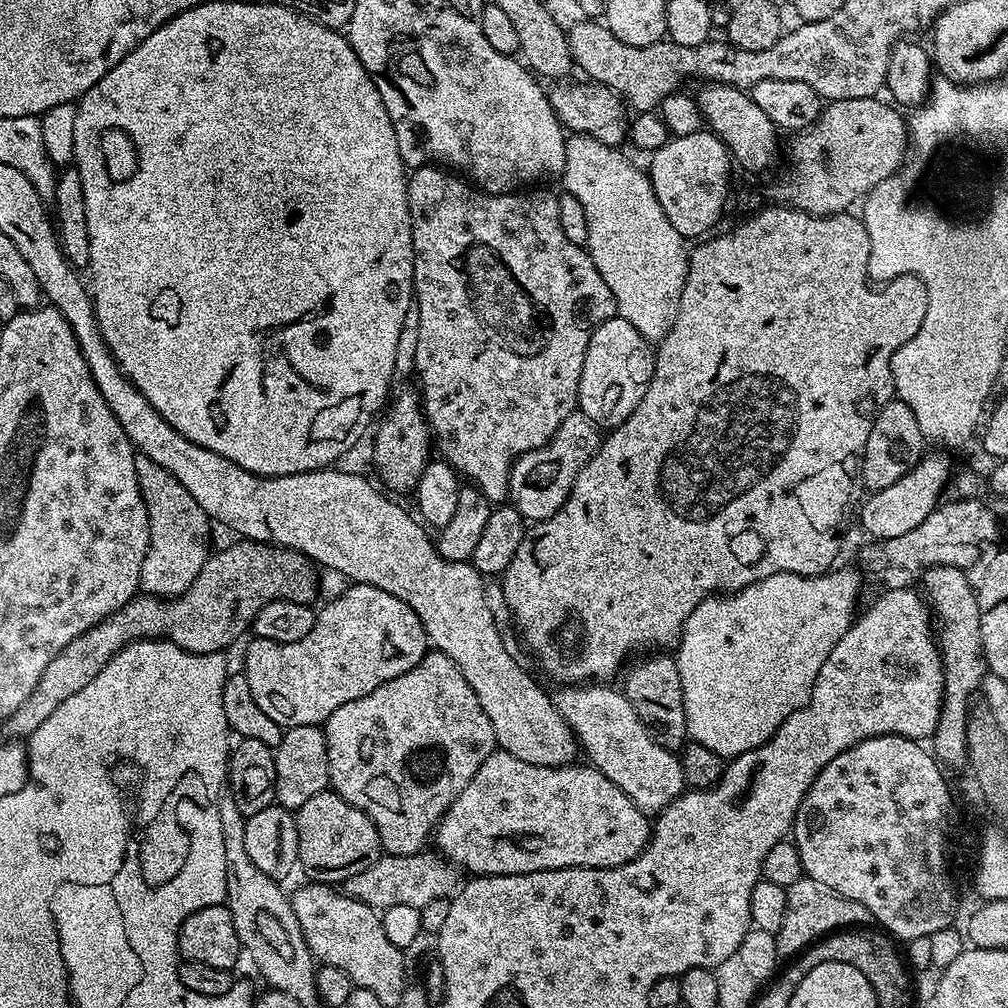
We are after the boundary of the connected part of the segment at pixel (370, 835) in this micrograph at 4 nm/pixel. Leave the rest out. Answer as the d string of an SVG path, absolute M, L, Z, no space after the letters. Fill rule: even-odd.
M337 792L314 794L314 798L295 809L294 815L298 826L298 864L313 884L343 885L344 880L373 866L382 855L378 832L370 818Z

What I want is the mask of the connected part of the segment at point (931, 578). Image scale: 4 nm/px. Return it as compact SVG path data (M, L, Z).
M950 566L926 568L922 573L924 579L922 596L929 609L934 610L938 617L938 647L940 661L944 664L944 697L938 714L938 726L930 737L930 748L937 761L945 765L960 763L963 765L967 761L968 713L974 707L972 695L977 695L981 691L986 673L980 633L980 603L976 597L973 581L972 584L968 581L968 575L965 569Z

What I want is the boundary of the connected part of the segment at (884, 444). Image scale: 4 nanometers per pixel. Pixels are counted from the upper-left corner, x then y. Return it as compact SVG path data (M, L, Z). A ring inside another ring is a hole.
M898 398L890 399L877 410L870 426L870 438L866 438L864 460L860 464L860 483L869 493L886 490L886 486L894 486L898 478L906 475L925 452L926 441L914 410Z

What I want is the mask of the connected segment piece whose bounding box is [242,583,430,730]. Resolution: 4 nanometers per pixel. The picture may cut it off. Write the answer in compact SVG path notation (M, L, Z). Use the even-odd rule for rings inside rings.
M357 583L348 586L341 596L334 597L324 609L321 607L317 611L314 630L310 630L306 638L285 644L259 638L253 641L244 652L242 671L250 682L254 702L258 702L258 706L285 730L294 726L323 725L338 706L346 706L346 702L370 694L378 686L390 682L390 678L414 670L430 650L428 635L424 633L418 614L414 614L402 598L394 598L394 594L378 590L378 586Z

